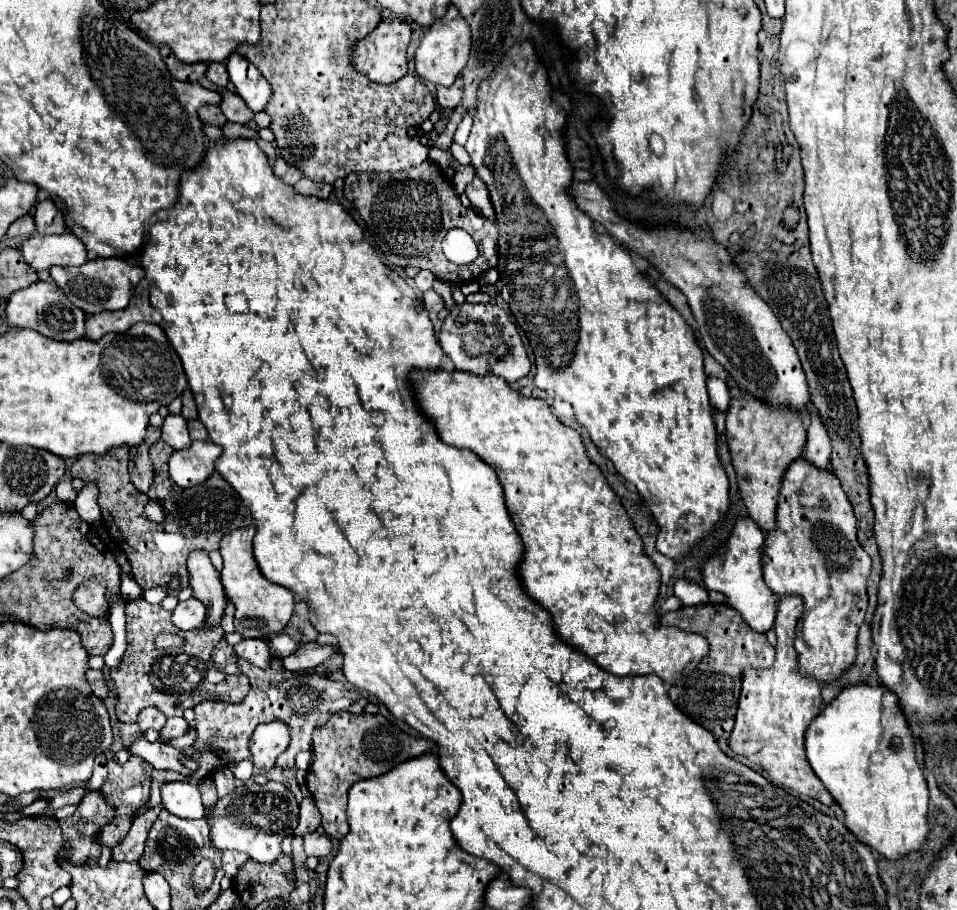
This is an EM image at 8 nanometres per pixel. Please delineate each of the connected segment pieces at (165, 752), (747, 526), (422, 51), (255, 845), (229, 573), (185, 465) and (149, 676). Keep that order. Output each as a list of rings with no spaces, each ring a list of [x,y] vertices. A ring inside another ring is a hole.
[[[139,738],[139,740],[131,742],[129,750],[131,750],[131,754],[147,760],[157,770],[173,770],[183,776],[191,776],[199,770],[199,764],[193,758],[187,758],[181,750],[177,750],[169,744],[147,742],[145,738]]]
[[[737,518],[727,544],[717,548],[717,552],[703,564],[703,584],[707,590],[717,590],[727,596],[727,602],[755,628],[757,632],[767,632],[773,626],[777,614],[777,598],[763,580],[761,554],[763,554],[765,534],[751,518]]]
[[[449,4],[447,14],[437,20],[425,34],[425,38],[421,40],[417,52],[415,52],[415,68],[417,68],[417,76],[421,76],[423,80],[435,84],[435,86],[451,86],[453,80],[459,76],[459,72],[463,70],[463,66],[467,64],[471,52],[471,30],[467,20],[459,14],[459,10]]]
[[[269,780],[265,786],[255,782],[247,782],[239,786],[233,794],[219,798],[213,814],[207,814],[207,822],[211,824],[213,844],[221,850],[239,850],[249,854],[255,862],[275,862],[283,850],[283,838],[291,836],[299,824],[299,804],[289,788],[281,782]]]
[[[255,526],[239,528],[223,538],[221,544],[221,556],[223,556],[223,570],[221,580],[227,592],[227,598],[235,604],[235,628],[245,638],[267,638],[273,634],[283,632],[287,626],[293,608],[295,608],[295,594],[283,586],[277,586],[269,582],[265,576],[261,576],[261,570],[253,556],[253,536]]]
[[[193,442],[187,450],[175,450],[169,458],[169,476],[181,486],[203,484],[215,470],[215,460],[221,456],[221,446],[213,442]]]
[[[131,600],[127,602],[127,652],[119,668],[111,670],[111,680],[115,682],[117,694],[117,716],[121,722],[137,722],[137,716],[143,708],[155,706],[167,718],[177,716],[177,712],[189,710],[203,700],[223,700],[223,702],[239,702],[249,692],[249,678],[245,674],[229,676],[215,668],[211,660],[213,644],[209,642],[209,632],[179,632],[187,642],[181,648],[157,650],[155,638],[163,630],[159,626],[159,618],[163,606],[149,604],[147,600]]]

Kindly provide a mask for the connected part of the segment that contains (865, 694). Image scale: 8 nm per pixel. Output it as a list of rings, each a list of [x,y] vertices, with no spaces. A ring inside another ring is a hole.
[[[853,684],[841,690],[809,724],[805,746],[813,772],[843,808],[847,828],[861,842],[889,860],[925,844],[929,790],[915,760],[913,732],[889,688]],[[893,738],[901,738],[901,746],[893,746]]]

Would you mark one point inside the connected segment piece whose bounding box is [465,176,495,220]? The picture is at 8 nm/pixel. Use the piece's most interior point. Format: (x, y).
(476, 191)

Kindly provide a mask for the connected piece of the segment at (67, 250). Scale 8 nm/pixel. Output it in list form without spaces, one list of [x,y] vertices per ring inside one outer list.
[[[71,232],[65,234],[51,234],[51,236],[31,236],[23,242],[21,254],[27,260],[27,264],[33,264],[33,268],[49,270],[51,266],[81,266],[85,264],[87,250],[83,242],[73,236]]]

